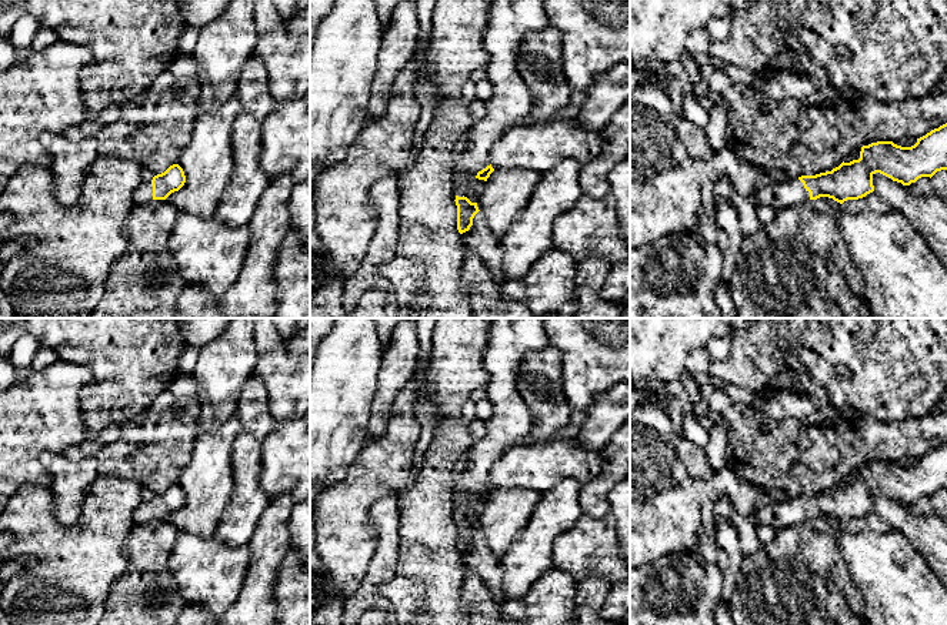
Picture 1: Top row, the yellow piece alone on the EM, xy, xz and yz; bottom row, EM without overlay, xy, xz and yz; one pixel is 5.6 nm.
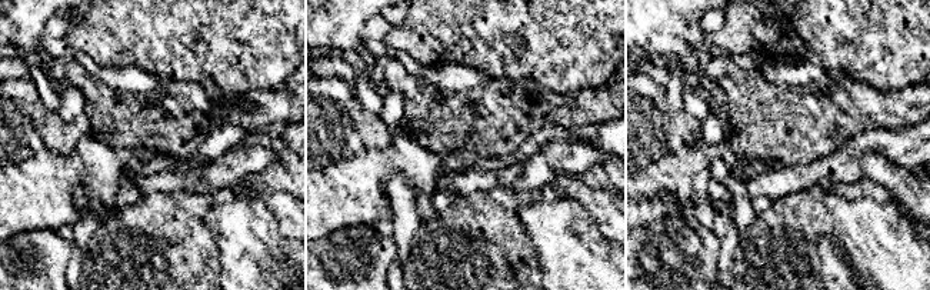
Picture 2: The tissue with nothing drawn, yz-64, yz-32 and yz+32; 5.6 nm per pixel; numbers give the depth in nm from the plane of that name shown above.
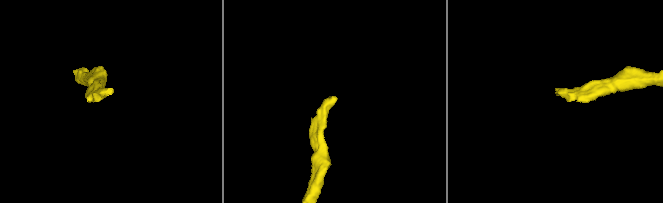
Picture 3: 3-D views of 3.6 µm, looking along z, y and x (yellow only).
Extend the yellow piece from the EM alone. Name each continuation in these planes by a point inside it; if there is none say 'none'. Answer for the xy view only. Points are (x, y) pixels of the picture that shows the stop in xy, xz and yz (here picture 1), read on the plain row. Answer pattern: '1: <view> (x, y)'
1: xy (143, 512)

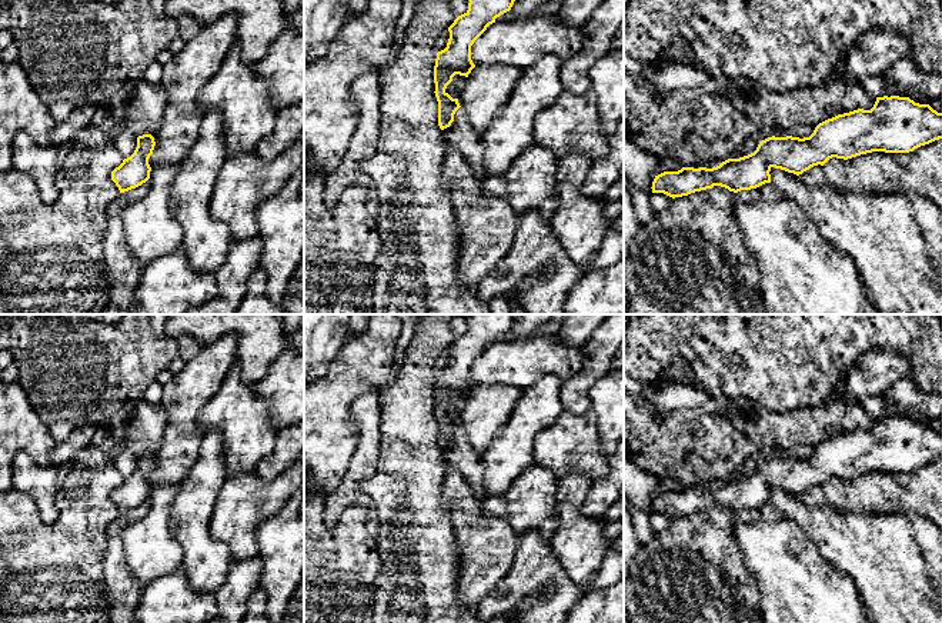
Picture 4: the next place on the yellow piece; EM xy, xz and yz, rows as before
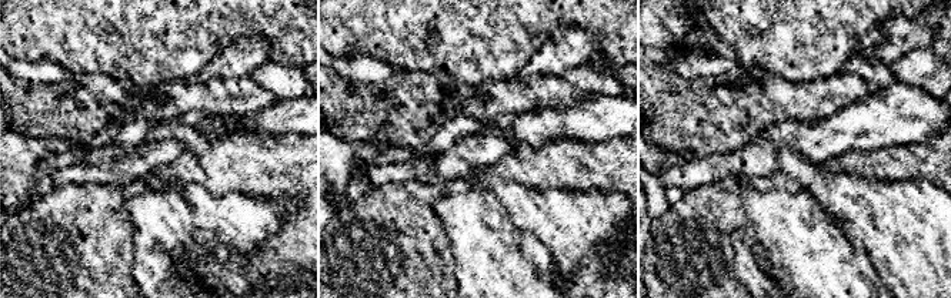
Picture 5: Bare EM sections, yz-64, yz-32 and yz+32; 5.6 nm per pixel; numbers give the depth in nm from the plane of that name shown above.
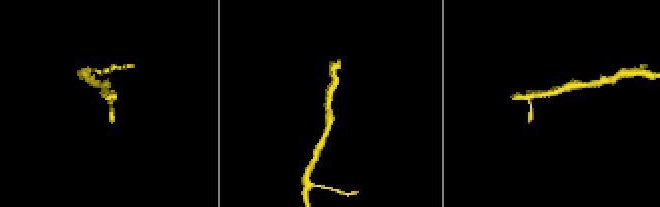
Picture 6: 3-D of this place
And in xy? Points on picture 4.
none

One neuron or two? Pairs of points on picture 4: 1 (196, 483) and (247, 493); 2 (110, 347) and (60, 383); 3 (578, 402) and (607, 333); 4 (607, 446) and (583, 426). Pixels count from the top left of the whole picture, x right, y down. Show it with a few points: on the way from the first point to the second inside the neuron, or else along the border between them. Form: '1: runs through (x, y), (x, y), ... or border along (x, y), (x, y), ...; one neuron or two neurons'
1: border along (227, 476), (216, 500), (213, 515), (209, 519); two neurons
2: runs through (97, 360), (94, 363), (80, 363), (73, 370); one neuron
3: runs through (580, 385), (594, 367), (598, 350); one neuron
4: border along (593, 409), (597, 417), (600, 449), (608, 456); two neurons

